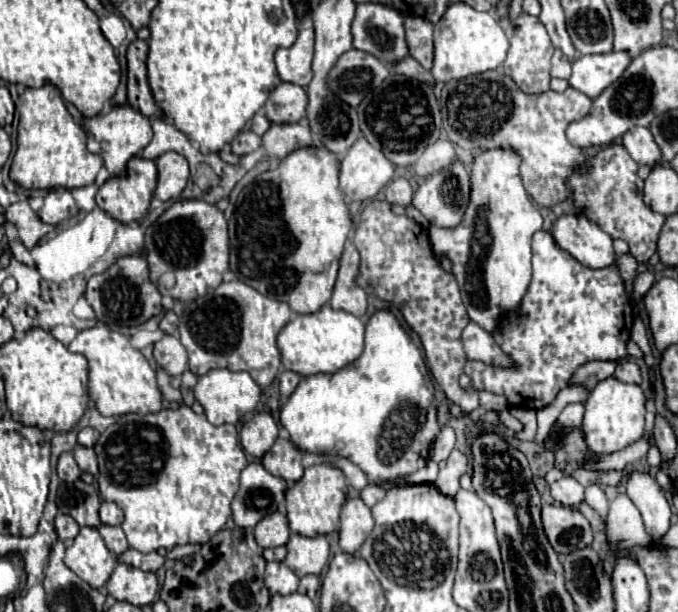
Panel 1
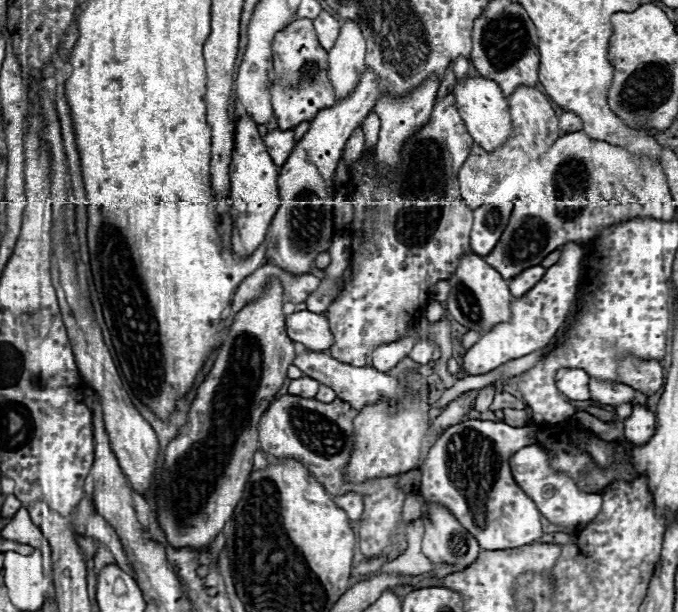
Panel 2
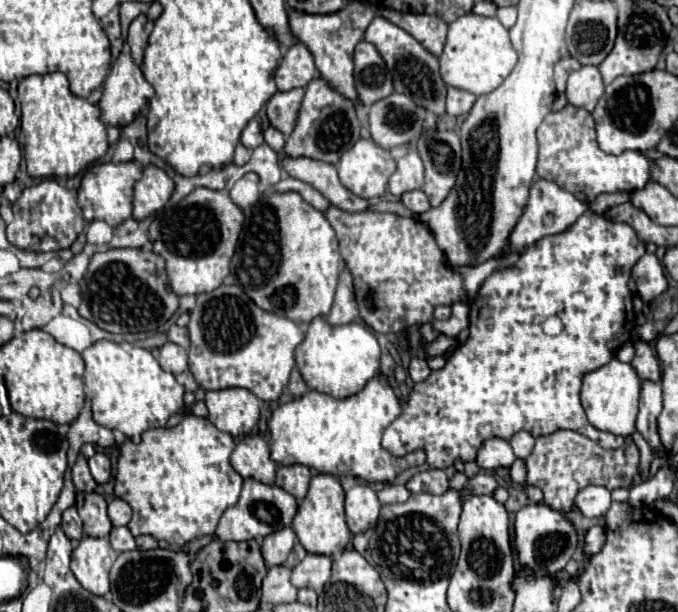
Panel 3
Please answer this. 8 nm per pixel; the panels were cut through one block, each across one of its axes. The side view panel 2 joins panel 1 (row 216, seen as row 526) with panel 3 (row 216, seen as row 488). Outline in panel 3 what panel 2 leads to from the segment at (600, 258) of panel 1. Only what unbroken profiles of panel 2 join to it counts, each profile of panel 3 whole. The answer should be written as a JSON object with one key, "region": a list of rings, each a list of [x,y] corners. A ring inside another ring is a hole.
{"region":[[[536,180],[530,188],[530,200],[526,204],[526,212],[522,214],[520,222],[516,224],[516,228],[510,234],[510,252],[520,252],[522,248],[538,242],[544,236],[554,236],[564,232],[566,228],[570,228],[584,212],[588,210],[588,206],[584,202],[580,202],[578,198],[574,198],[570,192],[558,188],[554,182],[548,180]]]}

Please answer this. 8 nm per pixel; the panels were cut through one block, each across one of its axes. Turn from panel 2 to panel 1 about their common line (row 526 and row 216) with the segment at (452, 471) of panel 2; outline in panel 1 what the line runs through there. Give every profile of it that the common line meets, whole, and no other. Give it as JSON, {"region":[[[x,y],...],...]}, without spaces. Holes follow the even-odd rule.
{"region":[[[504,148],[484,150],[472,164],[472,194],[470,194],[470,204],[466,208],[462,224],[452,230],[430,226],[430,232],[428,232],[434,254],[446,254],[454,264],[452,274],[458,280],[462,302],[468,310],[470,320],[490,334],[498,330],[502,312],[518,308],[528,290],[528,284],[532,278],[530,240],[532,240],[532,234],[542,228],[540,210],[528,200],[528,194],[518,176],[520,162],[522,160],[518,160],[518,154],[510,150],[504,150]]]}

